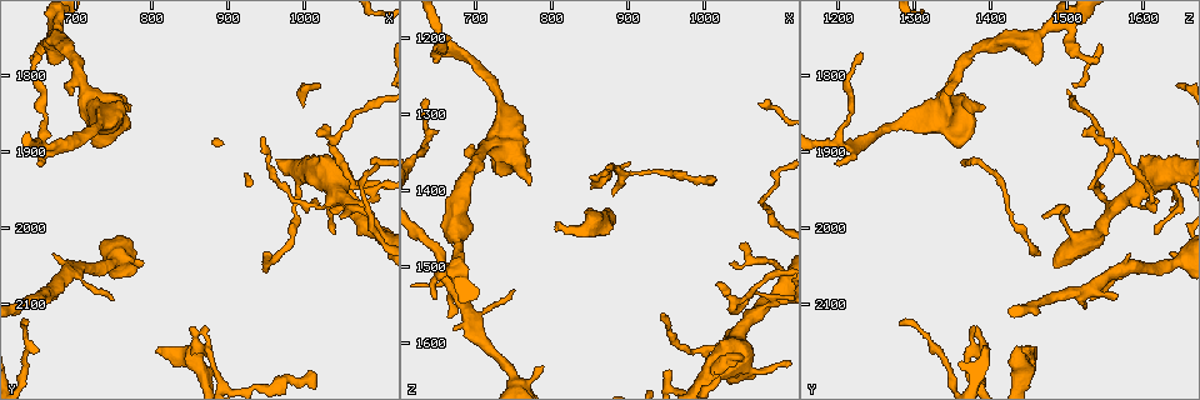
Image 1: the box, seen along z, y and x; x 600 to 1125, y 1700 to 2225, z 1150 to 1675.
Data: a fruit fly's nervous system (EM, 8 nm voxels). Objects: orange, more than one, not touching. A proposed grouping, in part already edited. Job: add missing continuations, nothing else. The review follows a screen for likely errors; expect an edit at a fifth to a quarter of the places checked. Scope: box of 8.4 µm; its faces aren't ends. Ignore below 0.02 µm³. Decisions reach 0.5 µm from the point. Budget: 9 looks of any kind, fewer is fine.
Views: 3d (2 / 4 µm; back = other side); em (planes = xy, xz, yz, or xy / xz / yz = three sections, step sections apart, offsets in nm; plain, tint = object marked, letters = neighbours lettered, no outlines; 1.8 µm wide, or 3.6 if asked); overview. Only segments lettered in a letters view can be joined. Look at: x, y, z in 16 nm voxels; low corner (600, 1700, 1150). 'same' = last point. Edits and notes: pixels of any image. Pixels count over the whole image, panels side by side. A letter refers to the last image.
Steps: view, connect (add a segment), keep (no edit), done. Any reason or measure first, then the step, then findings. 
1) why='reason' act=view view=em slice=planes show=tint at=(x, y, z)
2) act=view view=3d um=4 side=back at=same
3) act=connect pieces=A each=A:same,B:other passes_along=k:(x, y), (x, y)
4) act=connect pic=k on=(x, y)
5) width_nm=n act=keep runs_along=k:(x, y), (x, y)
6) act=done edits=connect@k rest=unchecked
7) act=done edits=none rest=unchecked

why='touches itself' act=view view=3d um=2 at=(1025, 1905, 1640)

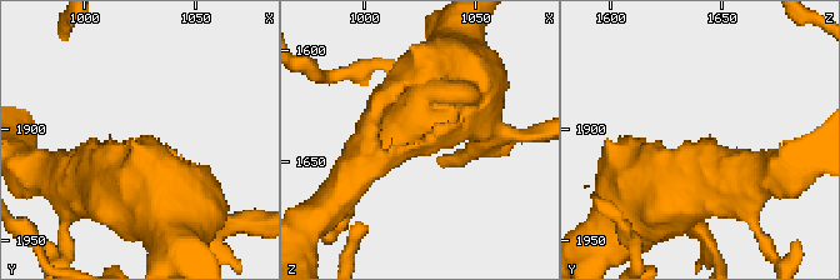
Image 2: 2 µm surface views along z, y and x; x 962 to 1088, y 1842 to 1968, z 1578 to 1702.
act=view view=em slice=yz step=8 show=tint at=(1025, 1906, 1640)

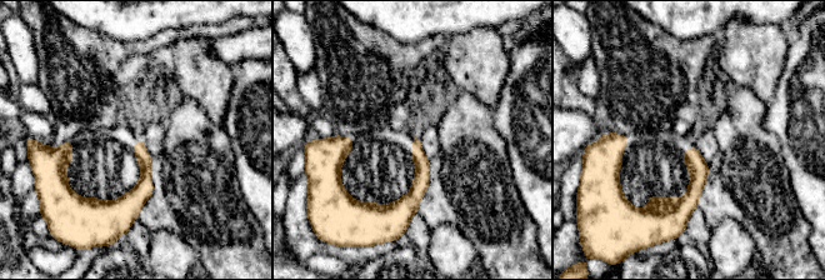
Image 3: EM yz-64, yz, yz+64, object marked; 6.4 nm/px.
why='another direction' act=view view=em slice=planes show=letters at=same

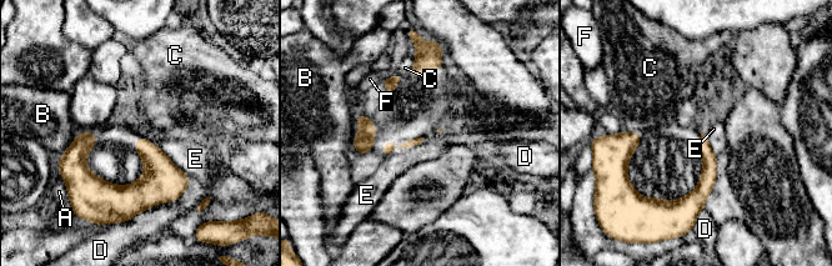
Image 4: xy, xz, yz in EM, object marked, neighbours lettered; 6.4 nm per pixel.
act=keep each=A:other,B:other,C:other,D:other,E:other,F:other runs_along=4:(68, 155), (106, 194), (186, 179) found='no lettered segment goes on from it'

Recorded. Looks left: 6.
act=view view=3d um=4 at=(1055, 1985, 1465)

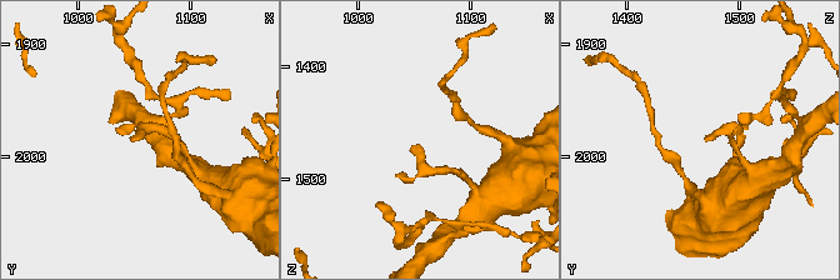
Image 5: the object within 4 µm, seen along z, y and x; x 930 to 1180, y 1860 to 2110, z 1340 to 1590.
why='need the tissue' act=view view=em slice=planes show=letters at=(1054, 1982, 1468)

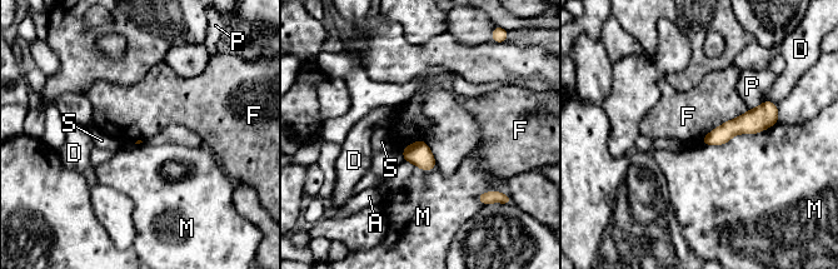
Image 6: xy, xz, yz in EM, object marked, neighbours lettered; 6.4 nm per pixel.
act=keep each=A:other,D:other,F:other,M:other,P:other,S:other found='none of them fits'

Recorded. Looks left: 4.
why='tapers out' act=view view=em slice=planes show=letters at=(1020, 1880, 1525)

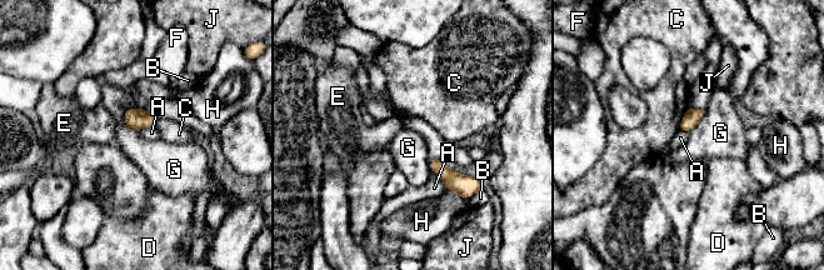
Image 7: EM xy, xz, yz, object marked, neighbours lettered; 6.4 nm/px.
act=keep each=A:other,B:other,C:other,D:other,E:other,F:other,G:other,H:other,J:other found='no lettered segment goes on from it'

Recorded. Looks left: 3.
why='free end' act=view view=em slice=planes show=letters at=(850, 2130, 1380)

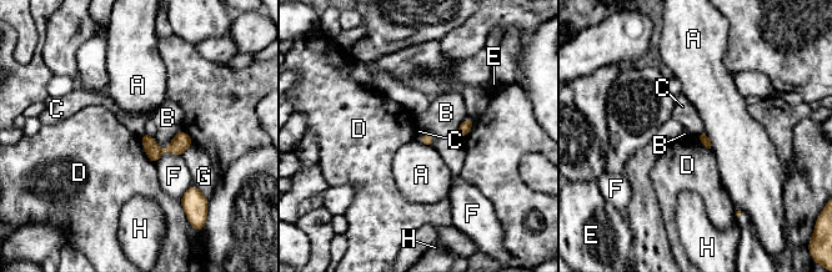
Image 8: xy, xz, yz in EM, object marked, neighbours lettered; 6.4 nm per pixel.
act=keep each=A:other,B:other,C:other,D:other,E:other,F:other,G:other,H:other border=8:(425, 132), (417, 139) found='no lettered segment goes on from it'

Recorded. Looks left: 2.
act=done edits=none rest=unchecked

